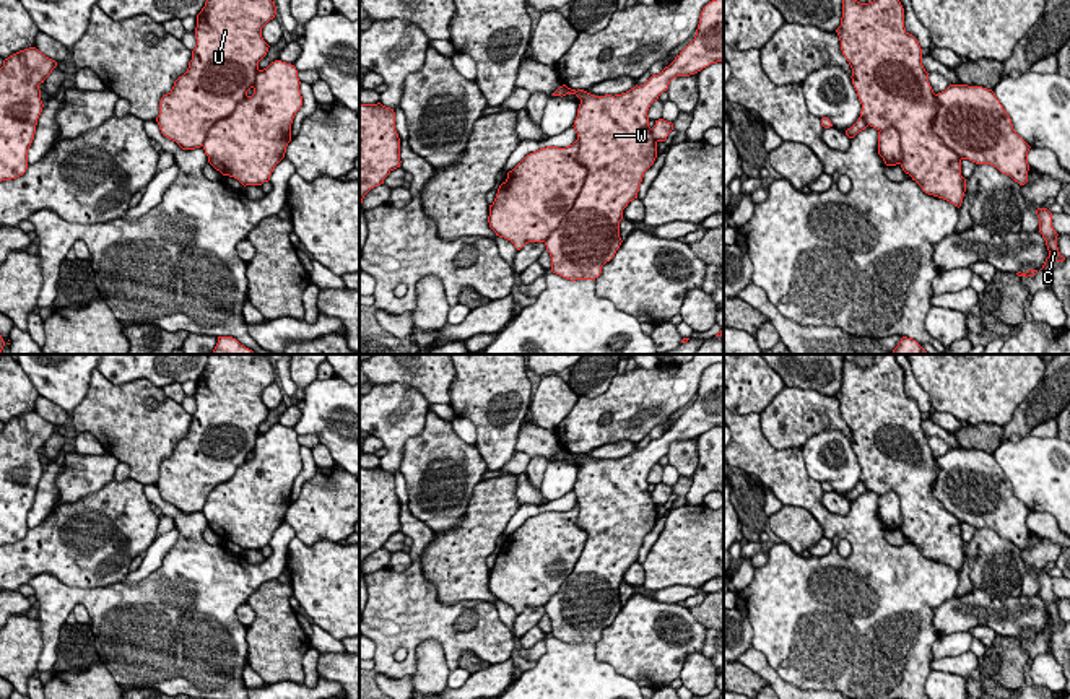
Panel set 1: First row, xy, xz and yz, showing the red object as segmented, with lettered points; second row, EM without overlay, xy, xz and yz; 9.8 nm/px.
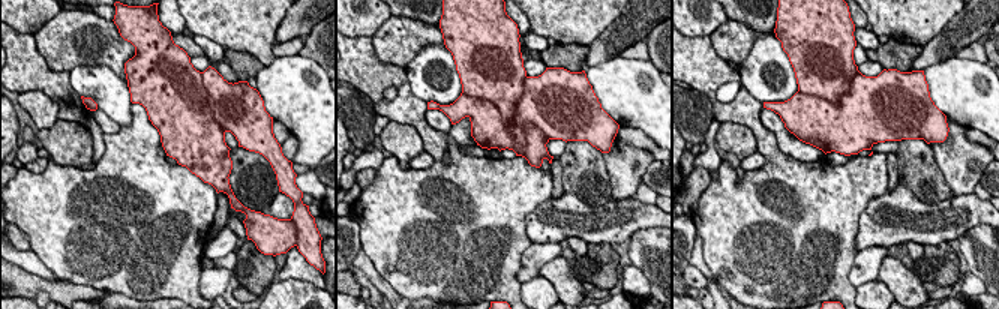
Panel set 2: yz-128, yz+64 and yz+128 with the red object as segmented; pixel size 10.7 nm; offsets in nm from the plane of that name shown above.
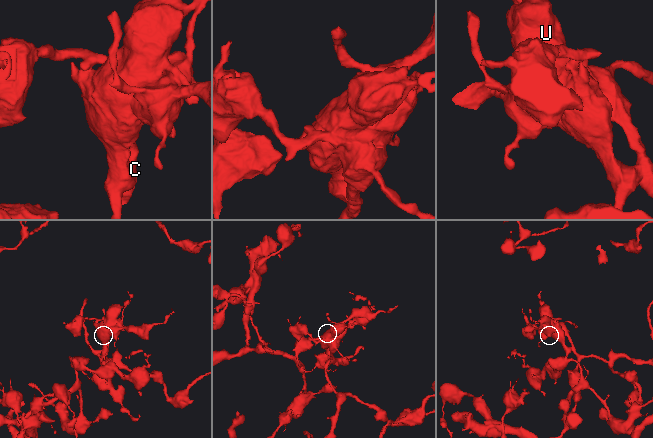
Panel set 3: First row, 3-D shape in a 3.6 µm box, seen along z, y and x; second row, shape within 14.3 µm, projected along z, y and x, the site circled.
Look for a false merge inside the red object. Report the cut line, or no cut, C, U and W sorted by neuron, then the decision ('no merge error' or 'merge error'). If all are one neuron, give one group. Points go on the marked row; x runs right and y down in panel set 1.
cut xz (578, 137), (576, 160), (586, 168), (586, 181), (543, 241); groups C W / U; merge error

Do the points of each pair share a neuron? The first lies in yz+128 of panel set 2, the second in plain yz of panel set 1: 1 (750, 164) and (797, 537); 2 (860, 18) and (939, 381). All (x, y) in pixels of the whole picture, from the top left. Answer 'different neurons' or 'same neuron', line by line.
1: different neurons
2: different neurons

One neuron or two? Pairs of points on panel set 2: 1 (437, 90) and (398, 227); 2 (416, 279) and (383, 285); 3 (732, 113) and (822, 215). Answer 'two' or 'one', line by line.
1: two
2: two
3: one

